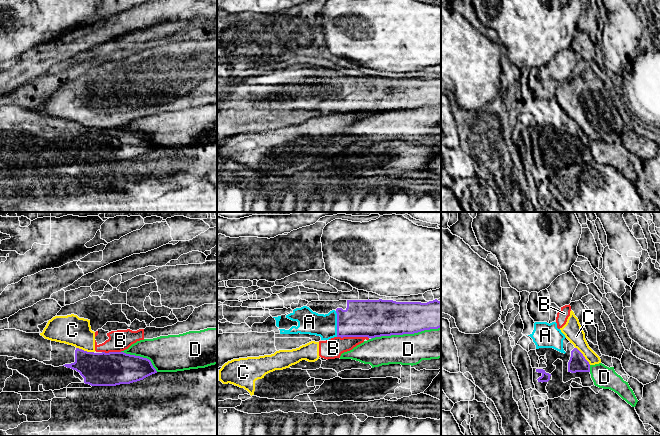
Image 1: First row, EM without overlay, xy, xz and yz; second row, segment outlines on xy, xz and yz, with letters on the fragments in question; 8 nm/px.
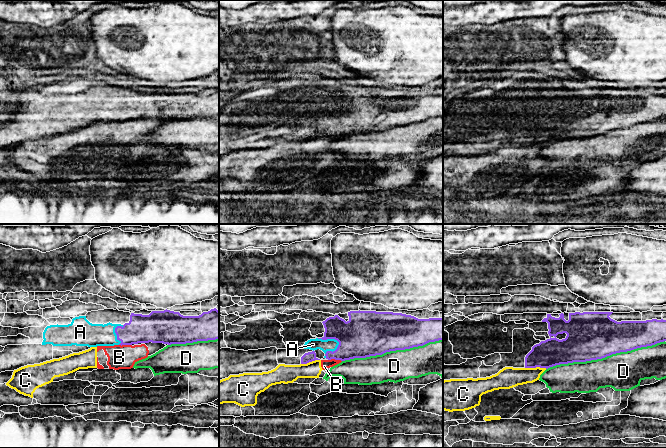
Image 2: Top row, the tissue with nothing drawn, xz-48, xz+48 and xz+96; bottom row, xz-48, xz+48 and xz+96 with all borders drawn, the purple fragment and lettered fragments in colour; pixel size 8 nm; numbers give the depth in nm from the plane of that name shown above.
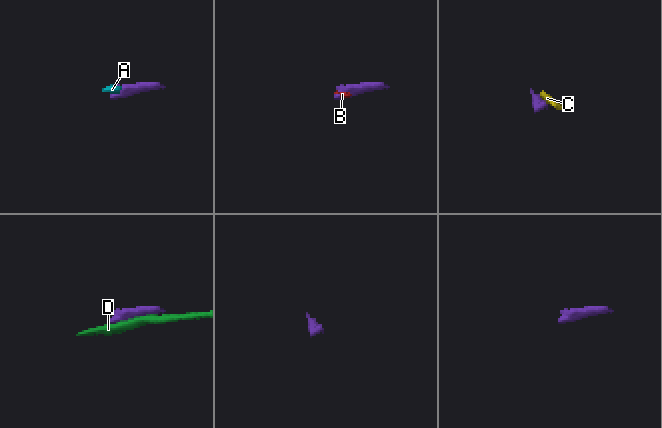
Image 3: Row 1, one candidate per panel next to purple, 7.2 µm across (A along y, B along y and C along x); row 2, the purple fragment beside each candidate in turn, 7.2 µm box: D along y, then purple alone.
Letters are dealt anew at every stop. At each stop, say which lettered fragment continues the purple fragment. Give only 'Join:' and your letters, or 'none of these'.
Join: A

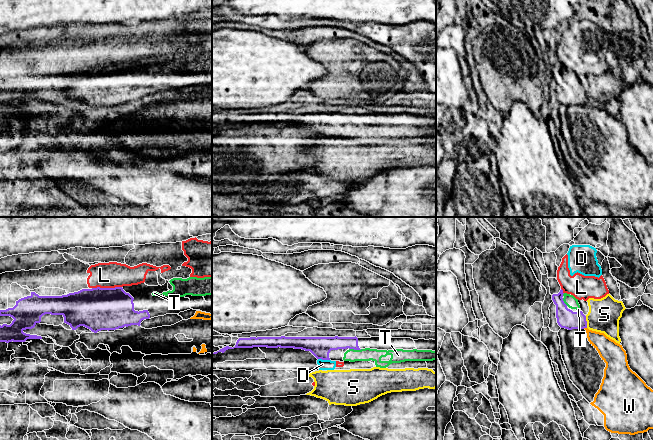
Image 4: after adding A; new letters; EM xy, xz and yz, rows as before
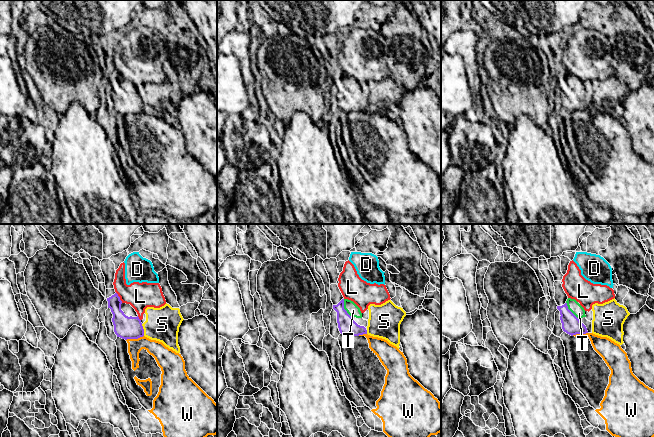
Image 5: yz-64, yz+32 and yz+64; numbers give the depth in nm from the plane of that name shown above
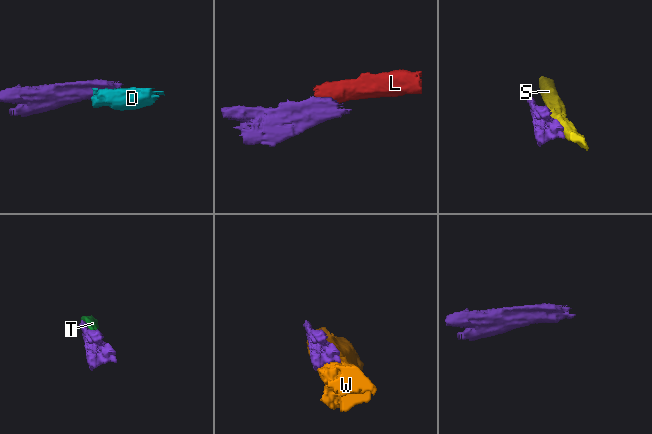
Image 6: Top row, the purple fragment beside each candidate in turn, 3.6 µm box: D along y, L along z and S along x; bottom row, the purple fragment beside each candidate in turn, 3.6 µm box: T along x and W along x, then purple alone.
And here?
Join: T

